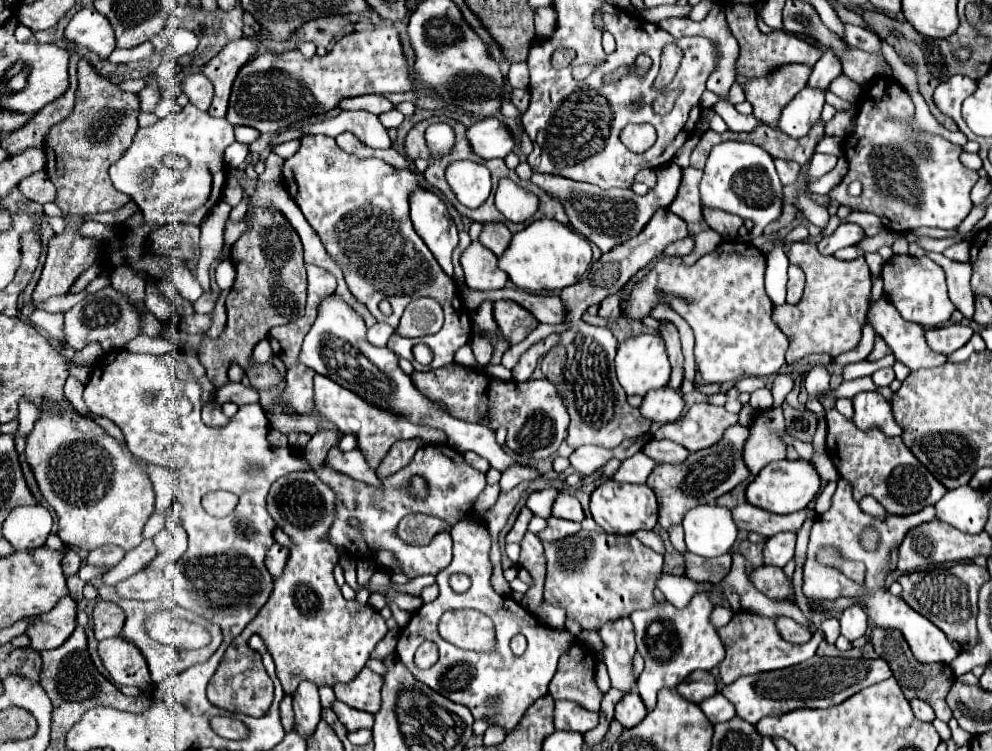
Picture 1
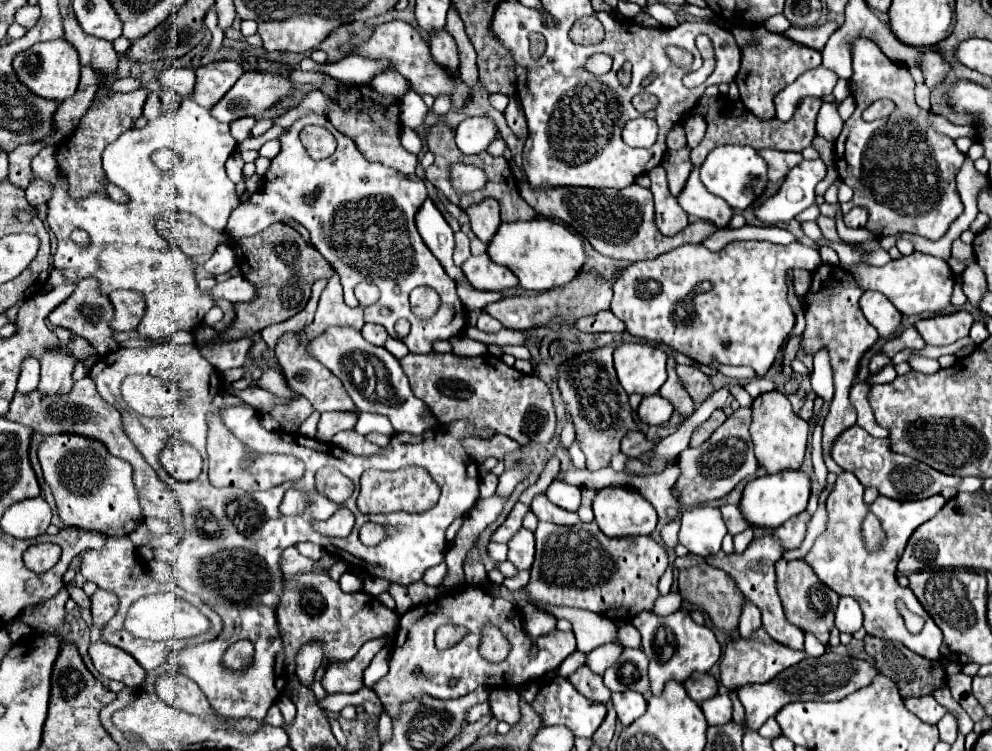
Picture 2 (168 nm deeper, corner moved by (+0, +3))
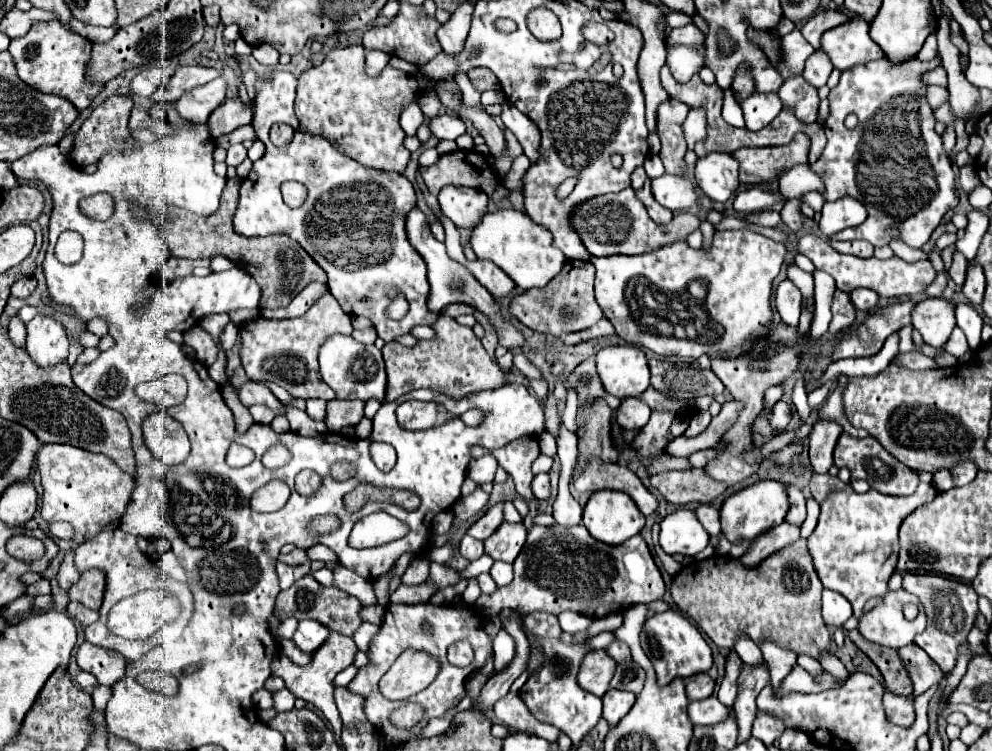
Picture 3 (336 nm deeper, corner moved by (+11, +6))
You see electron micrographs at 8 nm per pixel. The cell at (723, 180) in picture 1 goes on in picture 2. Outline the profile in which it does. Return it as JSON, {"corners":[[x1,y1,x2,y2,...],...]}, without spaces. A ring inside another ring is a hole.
{"corners":[[740,144,718,146,706,156,704,164,700,166,700,180,708,192,724,198,734,210,746,210,764,194,764,188,768,184,768,164,766,160,762,160,762,156,758,156,754,148],[752,184,754,184,754,192,752,192]]}

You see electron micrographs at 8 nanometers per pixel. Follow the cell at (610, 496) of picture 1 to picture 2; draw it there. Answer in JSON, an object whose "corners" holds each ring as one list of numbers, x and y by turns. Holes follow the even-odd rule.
{"corners":[[608,486,602,488,594,502,592,502,592,510,596,516,596,522,600,526,600,530,608,536,608,538,624,538,624,536,640,536,640,534,652,534,652,530,656,528,656,510,654,506,634,488,630,486]]}

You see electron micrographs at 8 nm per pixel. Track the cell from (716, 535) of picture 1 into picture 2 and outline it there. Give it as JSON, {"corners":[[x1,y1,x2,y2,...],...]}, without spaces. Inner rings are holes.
{"corners":[[696,506,692,510,682,512,680,524,682,526,680,526,678,540,690,550,690,554,704,558,708,554,720,552,722,538,728,532,720,508]]}

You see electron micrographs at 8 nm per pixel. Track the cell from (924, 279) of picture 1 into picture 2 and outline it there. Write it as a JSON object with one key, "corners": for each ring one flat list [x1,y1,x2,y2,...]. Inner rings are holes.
{"corners":[[912,252,910,256,890,260,886,266,880,266,880,268,870,264,860,264,856,268,848,268,848,272,854,274,862,290,882,292,906,316,912,316,912,314,936,316,950,306,952,288,954,288,954,272,940,258,934,258,922,252]]}

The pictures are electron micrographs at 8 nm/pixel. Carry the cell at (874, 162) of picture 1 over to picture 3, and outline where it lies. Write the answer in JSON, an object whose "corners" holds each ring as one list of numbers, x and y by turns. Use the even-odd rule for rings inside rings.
{"corners":[[939,55,931,61,913,59,903,65,877,59,843,71,839,85,831,89,831,113,825,121,827,147,823,157,809,167,821,177,827,201,851,195,867,207,867,219,859,227,847,227,831,241,865,239,873,247,883,247,893,241,889,231,897,225,897,239,921,249,943,215,959,203,953,165,943,151,941,135,933,129,935,117,925,97,923,75,939,65],[849,113,859,117,855,129,843,125]]}

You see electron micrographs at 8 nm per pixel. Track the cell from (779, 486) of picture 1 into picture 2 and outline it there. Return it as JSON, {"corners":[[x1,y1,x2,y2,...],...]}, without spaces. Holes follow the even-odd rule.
{"corners":[[786,470,786,472,776,472,776,474,754,478,744,488,740,510,752,526,778,528,788,518,798,516,806,508,808,498,810,498,810,486,812,486,812,480,804,470]]}

